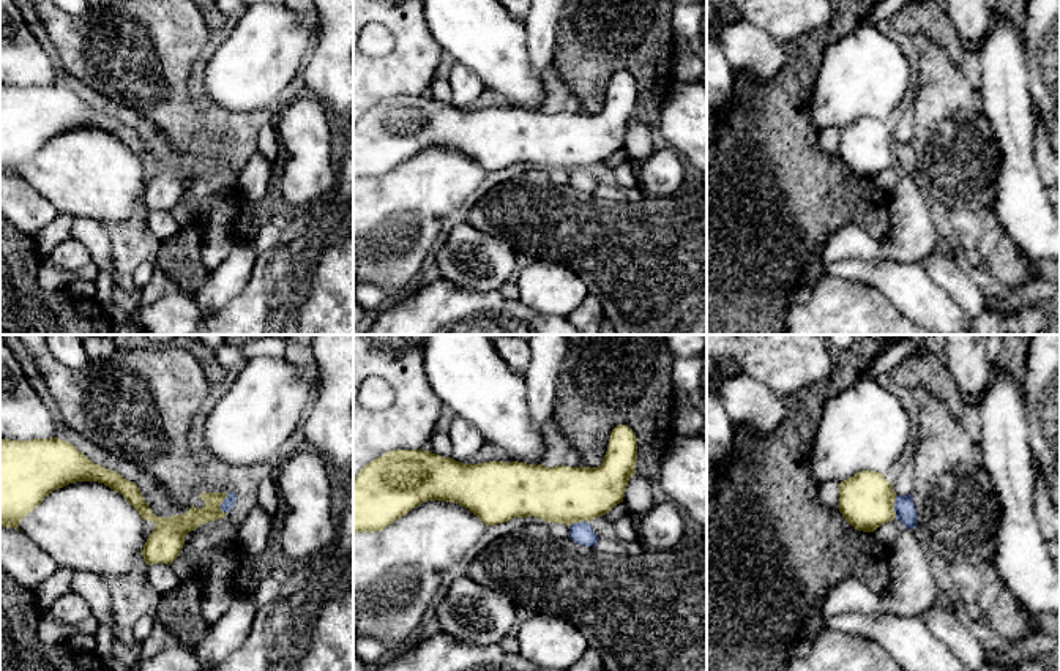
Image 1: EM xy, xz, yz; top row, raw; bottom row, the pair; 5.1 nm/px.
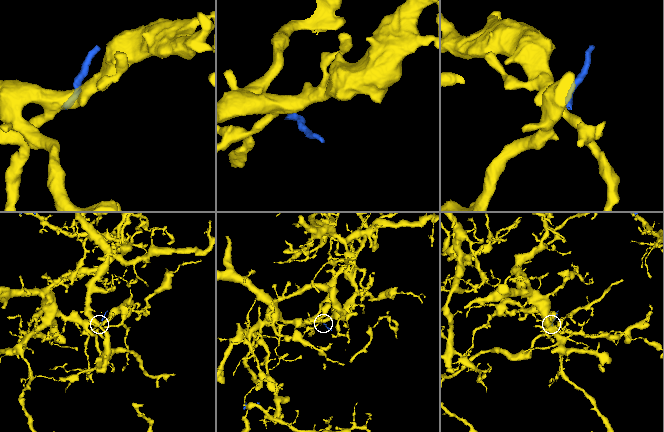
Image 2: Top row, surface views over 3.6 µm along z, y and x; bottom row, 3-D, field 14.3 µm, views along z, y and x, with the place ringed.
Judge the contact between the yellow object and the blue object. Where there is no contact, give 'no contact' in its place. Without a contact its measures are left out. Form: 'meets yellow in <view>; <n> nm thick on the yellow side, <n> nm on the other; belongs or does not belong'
meets yellow in yz; 280 nm thick on the yellow side, 110 nm on the other; belongs

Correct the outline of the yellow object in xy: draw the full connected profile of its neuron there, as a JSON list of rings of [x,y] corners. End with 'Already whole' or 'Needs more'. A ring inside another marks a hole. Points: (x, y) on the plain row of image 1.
[[[0,85],[0,172],[19,177],[19,169],[52,137],[76,128],[98,128],[120,139],[140,161],[155,167],[142,204],[147,212],[172,210],[185,193],[185,183],[200,171],[222,166],[226,139],[202,139],[202,155],[194,152],[185,161],[156,163],[136,129],[109,117],[79,98],[73,90],[52,85]]]. Already whole

